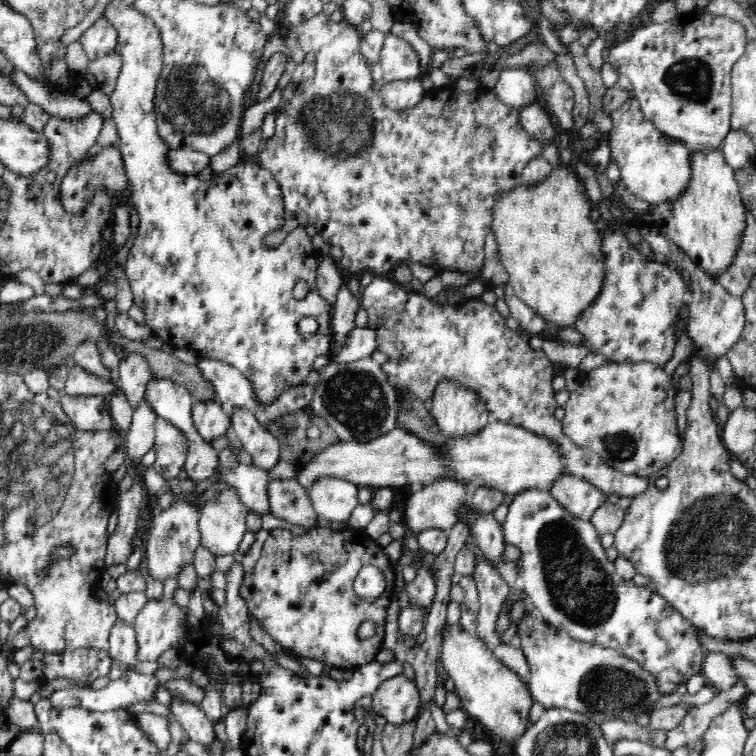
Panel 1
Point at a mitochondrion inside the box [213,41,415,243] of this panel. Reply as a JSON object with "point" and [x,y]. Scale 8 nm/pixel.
{"point":[337,125]}

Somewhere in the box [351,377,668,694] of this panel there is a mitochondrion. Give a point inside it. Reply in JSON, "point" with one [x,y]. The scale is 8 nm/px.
{"point":[578,585]}

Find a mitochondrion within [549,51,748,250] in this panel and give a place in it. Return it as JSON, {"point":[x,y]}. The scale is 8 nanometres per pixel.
{"point":[692,82]}

